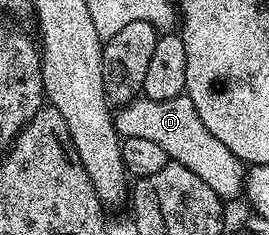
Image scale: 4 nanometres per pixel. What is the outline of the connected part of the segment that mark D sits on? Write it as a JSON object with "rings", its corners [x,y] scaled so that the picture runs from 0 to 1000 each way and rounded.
{"rings":[[[509,409],[487,434],[450,447],[424,485],[431,557],[450,591],[483,579],[528,579],[539,596],[572,596],[599,630],[617,630],[628,677],[721,732],[747,753],[825,851],[896,838],[907,826],[907,762],[914,698],[870,647],[751,528],[721,443],[695,409],[636,417],[632,426],[558,426]]]}

